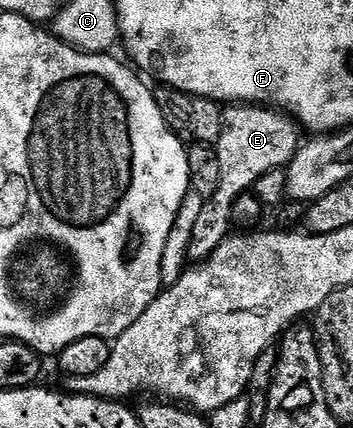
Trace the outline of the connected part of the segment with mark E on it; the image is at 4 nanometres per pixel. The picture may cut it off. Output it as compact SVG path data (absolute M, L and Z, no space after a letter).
M233 103L225 106L223 113L222 133L214 144L218 165L222 165L222 182L214 197L204 200L202 214L194 225L192 244L188 247L188 258L192 261L210 258L214 249L228 239L234 227L234 201L238 201L240 195L251 192L262 173L279 167L287 168L302 146L302 131L296 120L275 107L259 103Z

